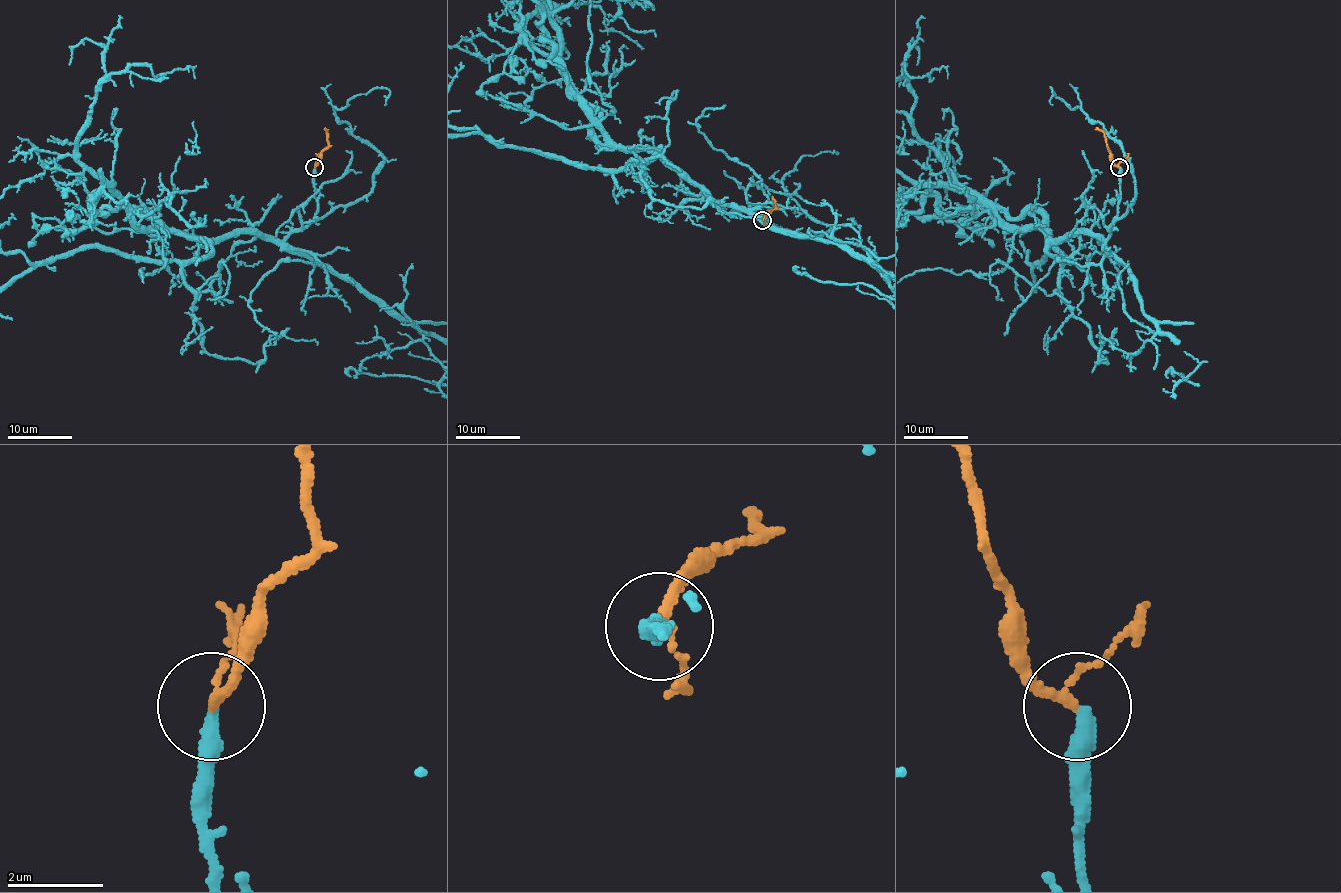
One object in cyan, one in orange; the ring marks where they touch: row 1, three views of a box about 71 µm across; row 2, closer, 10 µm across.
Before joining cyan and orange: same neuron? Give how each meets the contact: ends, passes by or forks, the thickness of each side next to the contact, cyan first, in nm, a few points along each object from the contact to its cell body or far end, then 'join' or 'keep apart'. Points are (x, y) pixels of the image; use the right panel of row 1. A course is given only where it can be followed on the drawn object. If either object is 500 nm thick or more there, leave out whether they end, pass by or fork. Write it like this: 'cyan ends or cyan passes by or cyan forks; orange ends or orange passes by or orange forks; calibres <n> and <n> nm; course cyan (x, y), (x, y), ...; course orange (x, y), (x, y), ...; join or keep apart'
cyan ends; orange passes by; calibres 360 and 160 nm; course orange (1120, 168), (1113, 163), (1105, 135), (1095, 127); join

